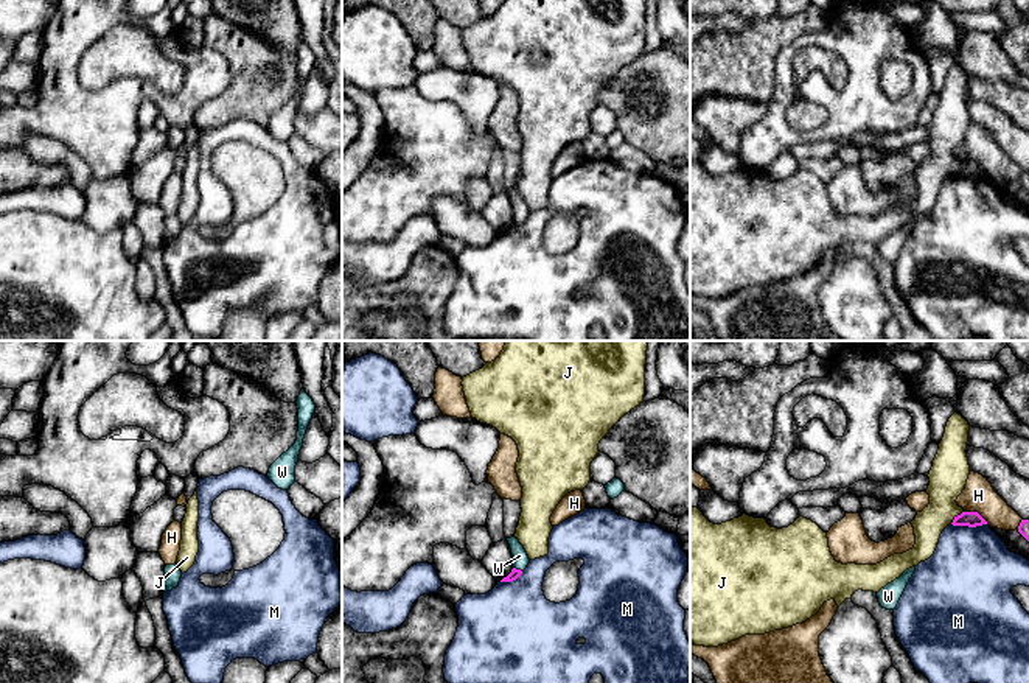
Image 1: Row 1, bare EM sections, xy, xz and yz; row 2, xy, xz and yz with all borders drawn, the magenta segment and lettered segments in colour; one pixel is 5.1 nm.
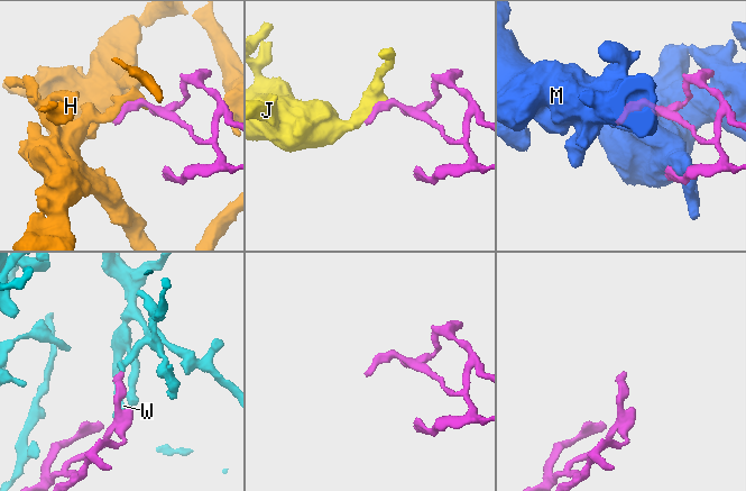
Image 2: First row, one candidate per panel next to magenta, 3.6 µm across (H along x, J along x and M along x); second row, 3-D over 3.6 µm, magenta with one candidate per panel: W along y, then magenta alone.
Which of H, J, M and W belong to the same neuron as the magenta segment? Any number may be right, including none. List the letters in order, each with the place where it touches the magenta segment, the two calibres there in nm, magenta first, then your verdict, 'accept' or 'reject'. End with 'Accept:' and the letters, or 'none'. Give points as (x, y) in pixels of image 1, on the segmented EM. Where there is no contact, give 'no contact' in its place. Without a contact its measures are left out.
H: yz (978, 514) | 80/160 nm | reject
J: yz (958, 515) | 80/200 nm | reject
M: yz (969, 526) | 80/440 nm | reject
W: xz (518, 570) | 50/80 nm | accept
Accept: W

